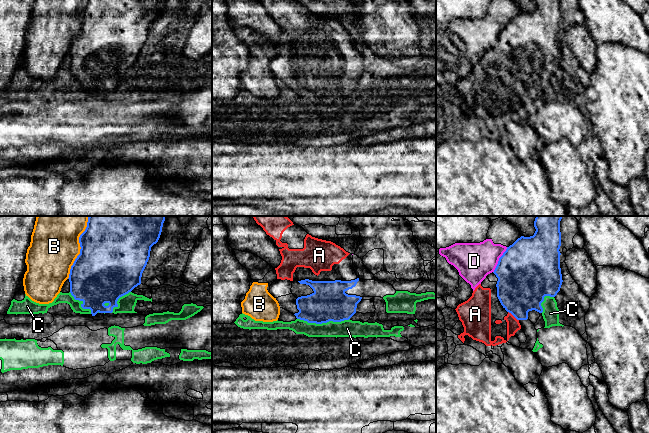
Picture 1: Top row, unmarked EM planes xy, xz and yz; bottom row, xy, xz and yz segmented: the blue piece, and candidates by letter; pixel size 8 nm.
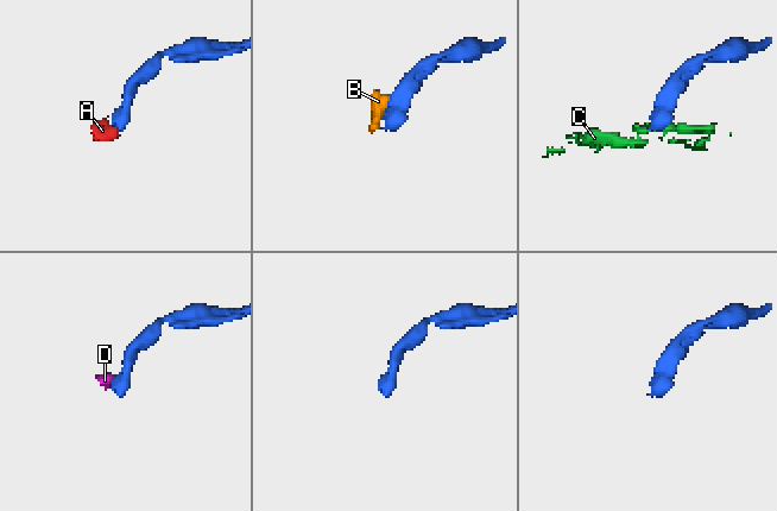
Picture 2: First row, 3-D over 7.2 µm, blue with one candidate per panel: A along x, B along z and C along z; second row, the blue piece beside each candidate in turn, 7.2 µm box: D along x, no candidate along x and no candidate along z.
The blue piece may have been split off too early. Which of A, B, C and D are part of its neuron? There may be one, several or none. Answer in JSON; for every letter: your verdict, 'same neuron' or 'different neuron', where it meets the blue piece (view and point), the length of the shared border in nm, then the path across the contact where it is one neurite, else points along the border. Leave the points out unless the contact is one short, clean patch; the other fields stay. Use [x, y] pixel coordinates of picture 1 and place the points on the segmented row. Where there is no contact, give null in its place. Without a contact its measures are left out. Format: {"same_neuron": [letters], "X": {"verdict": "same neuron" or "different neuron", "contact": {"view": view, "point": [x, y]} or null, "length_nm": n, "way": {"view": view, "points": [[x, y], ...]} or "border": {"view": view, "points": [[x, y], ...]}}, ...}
{"same_neuron": ["A"], "A": {"verdict": "same neuron", "contact": {"view": "yz", "point": [513, 315]}, "length_nm": 120}, "B": {"verdict": "different neuron", "contact": {"view": "xy", "point": [80, 246]}, "length_nm": 550}, "C": {"verdict": "different neuron", "contact": {"view": "xz", "point": [323, 322]}, "length_nm": 420}, "D": {"verdict": "different neuron", "contact": {"view": "yz", "point": [499, 260]}, "length_nm": 240}}

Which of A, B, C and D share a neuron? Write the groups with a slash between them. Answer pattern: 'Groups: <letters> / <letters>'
Groups: A / B / C / D

